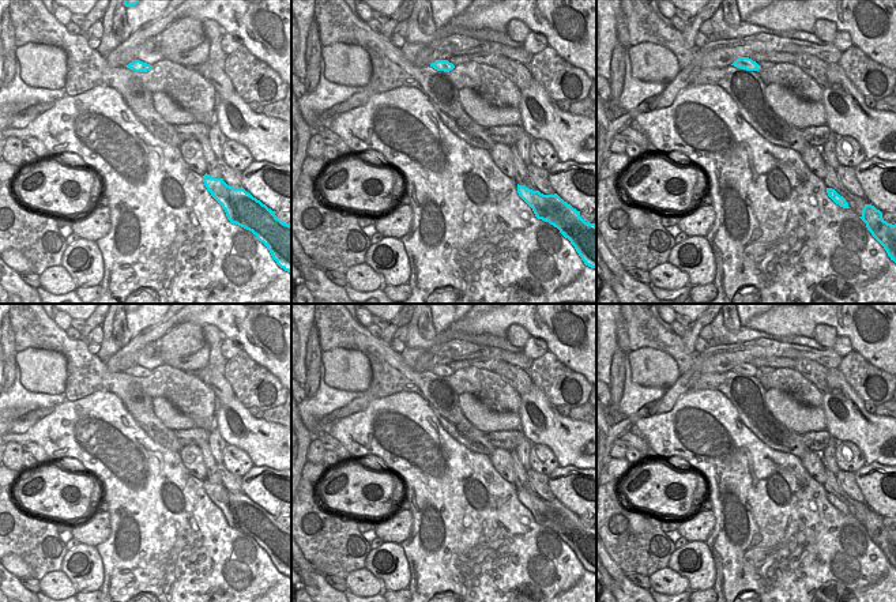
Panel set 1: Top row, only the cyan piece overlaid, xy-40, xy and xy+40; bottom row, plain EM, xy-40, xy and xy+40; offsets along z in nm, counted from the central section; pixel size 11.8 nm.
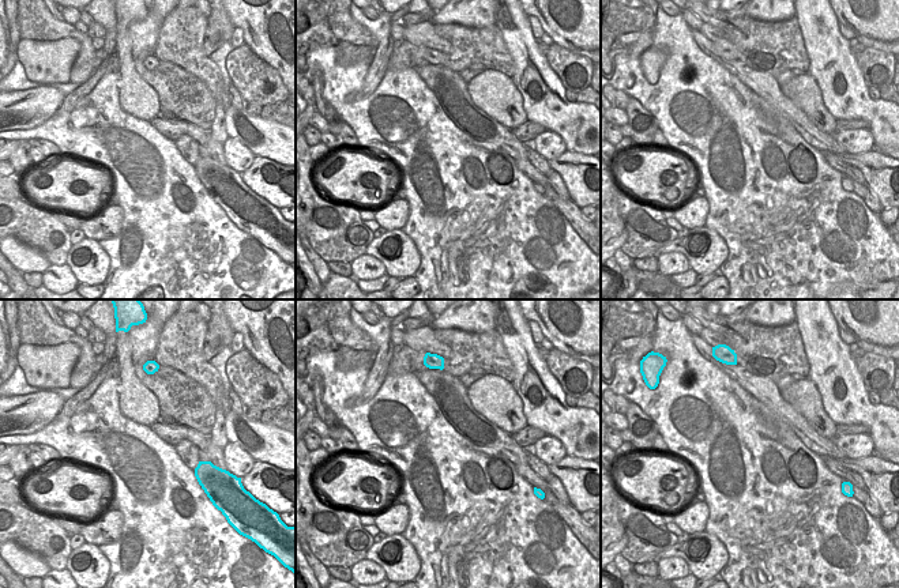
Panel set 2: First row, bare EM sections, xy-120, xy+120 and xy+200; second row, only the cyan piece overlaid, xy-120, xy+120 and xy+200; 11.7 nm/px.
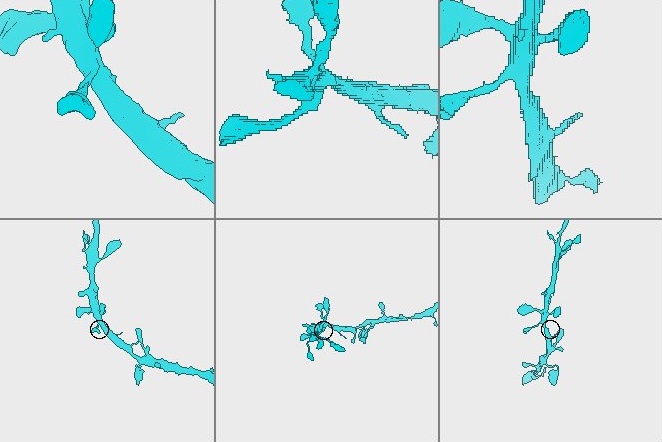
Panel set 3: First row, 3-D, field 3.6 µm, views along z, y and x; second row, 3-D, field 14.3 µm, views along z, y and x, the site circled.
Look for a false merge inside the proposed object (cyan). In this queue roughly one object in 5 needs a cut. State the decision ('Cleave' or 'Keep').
Keep

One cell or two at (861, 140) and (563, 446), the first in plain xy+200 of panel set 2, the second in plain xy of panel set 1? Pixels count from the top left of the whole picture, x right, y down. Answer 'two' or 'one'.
two

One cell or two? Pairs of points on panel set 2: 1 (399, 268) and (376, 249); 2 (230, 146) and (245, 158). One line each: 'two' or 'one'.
1: one
2: one

